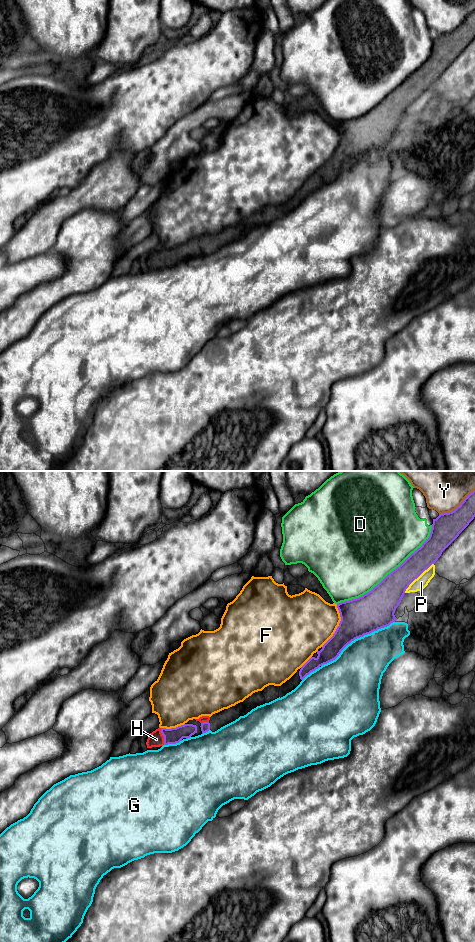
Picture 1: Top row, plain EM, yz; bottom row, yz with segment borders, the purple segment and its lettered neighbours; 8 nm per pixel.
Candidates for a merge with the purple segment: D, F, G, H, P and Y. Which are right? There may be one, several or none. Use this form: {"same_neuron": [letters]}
{"same_neuron": ["H"]}

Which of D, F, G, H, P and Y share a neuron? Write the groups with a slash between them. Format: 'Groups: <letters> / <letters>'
Groups: D / F / G / H / P / Y

